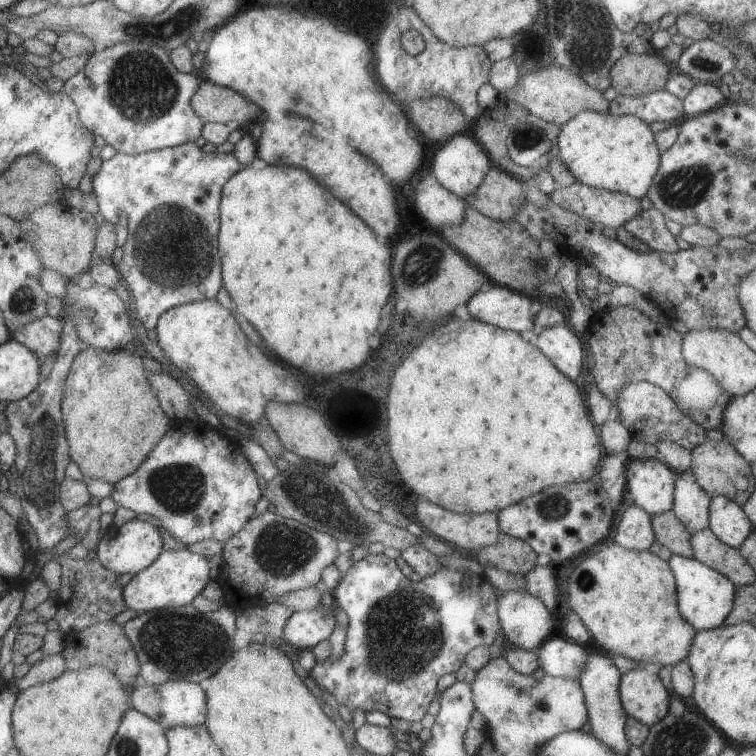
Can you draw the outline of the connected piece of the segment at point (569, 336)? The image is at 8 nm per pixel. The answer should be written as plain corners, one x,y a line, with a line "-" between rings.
568,323
537,331
536,346
562,374
575,382
582,372
584,348
576,331

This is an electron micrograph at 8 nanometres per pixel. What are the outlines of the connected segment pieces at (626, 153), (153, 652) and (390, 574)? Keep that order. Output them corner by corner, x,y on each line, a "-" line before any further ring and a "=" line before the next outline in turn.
582,111
565,122
558,136
559,159
566,164
578,182
589,187
616,191
641,199
647,195
654,175
660,168
660,152
650,125
634,115
614,116
610,113
=
224,603
218,611
208,614
196,611
190,605
168,607
140,613
126,621
122,628
137,654
141,666
140,674
149,685
181,680
199,683
201,680
210,678
234,654
234,631
237,629
237,614
234,607
=
384,553
377,555
367,555
360,561
352,563
350,570
346,572
341,578
340,584
331,592
332,602
336,606
342,607
348,615
349,622
347,626
347,637
345,640
344,652
339,657
328,658
325,664
316,664
309,670
309,680
320,686
321,691
334,706
344,705
353,710
362,710
362,712
369,713
372,711
380,711
387,714
391,719
404,719
413,723
414,721
421,722
421,720
428,713
428,707
432,704
434,698
438,698
440,692
438,691
438,680
444,674
455,672
465,663
465,658
468,652
477,646
490,646
493,644
497,634
501,631
501,622
497,611
499,605
499,590
484,576
478,575
469,569
462,569
460,571
453,571
441,566
441,569
434,574
434,576
422,577
419,582
414,582
404,576
400,571
395,560
389,558

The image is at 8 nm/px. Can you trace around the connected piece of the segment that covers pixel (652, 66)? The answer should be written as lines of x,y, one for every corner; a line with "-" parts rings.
633,51
628,55
619,58
611,68
611,81
618,95
639,97
648,93
653,93
665,88
672,72
671,65
662,54
644,53
634,54

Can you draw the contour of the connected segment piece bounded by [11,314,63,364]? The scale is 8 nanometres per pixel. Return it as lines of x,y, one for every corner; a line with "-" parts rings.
49,314
11,332
12,338
29,348
39,360
45,363
50,356
57,355
61,347
62,321

